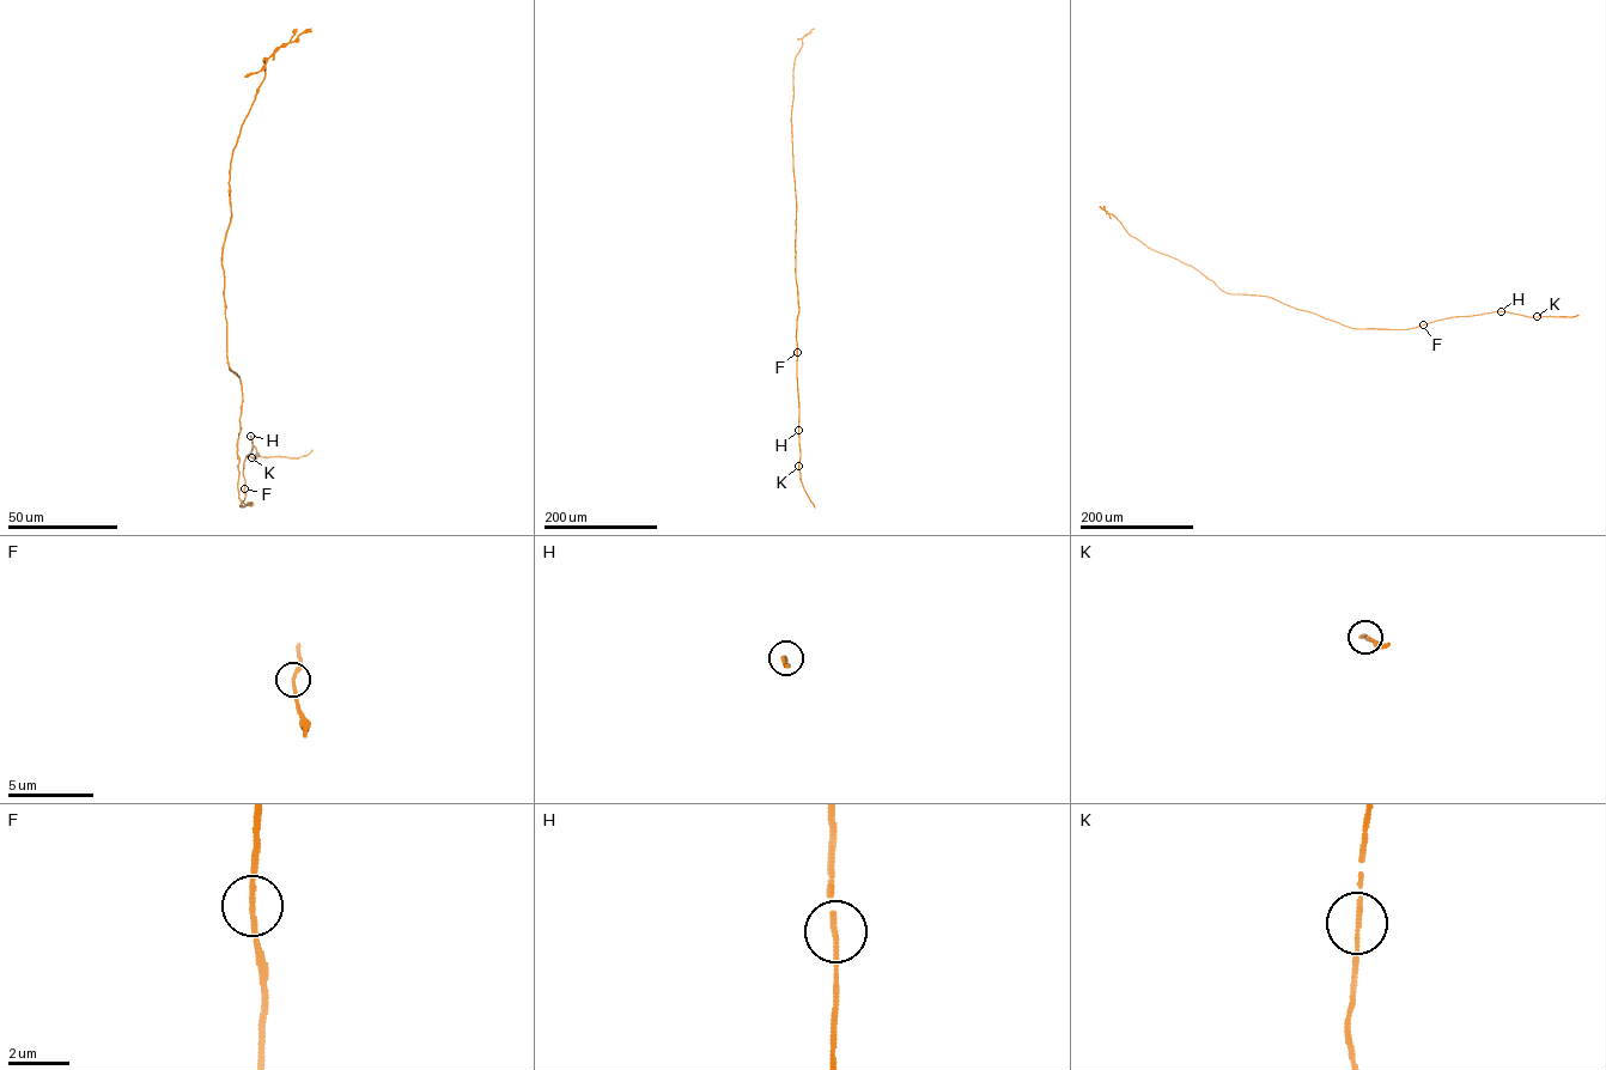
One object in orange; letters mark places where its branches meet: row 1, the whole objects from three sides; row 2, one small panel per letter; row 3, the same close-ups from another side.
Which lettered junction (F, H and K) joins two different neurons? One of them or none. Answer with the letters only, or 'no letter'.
no letter

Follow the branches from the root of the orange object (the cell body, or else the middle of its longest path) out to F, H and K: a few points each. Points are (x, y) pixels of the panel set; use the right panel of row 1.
F: (1324, 317), (1358, 329), (1406, 329), (1423, 324)
H: (1324, 317), (1355, 328), (1403, 329), (1452, 317), (1501, 311)
K: (1324, 317), (1355, 328), (1403, 329), (1497, 311), (1537, 316)

